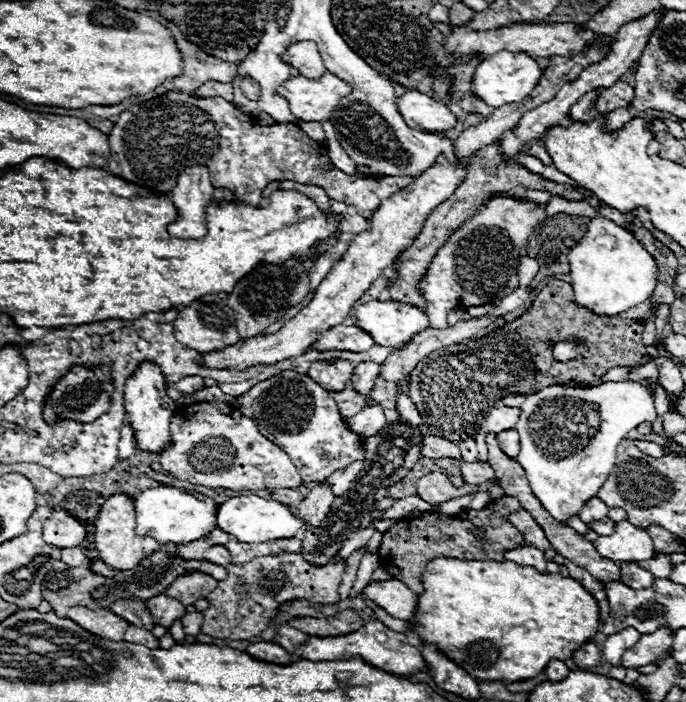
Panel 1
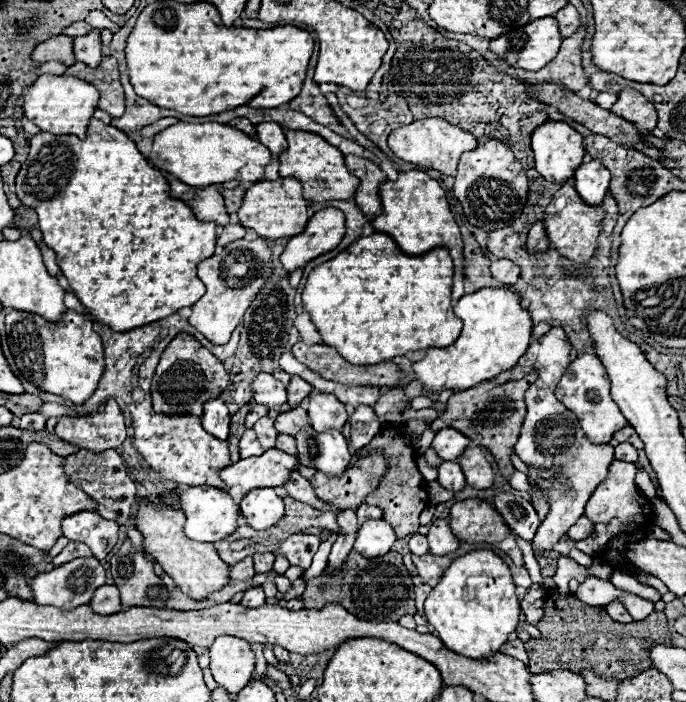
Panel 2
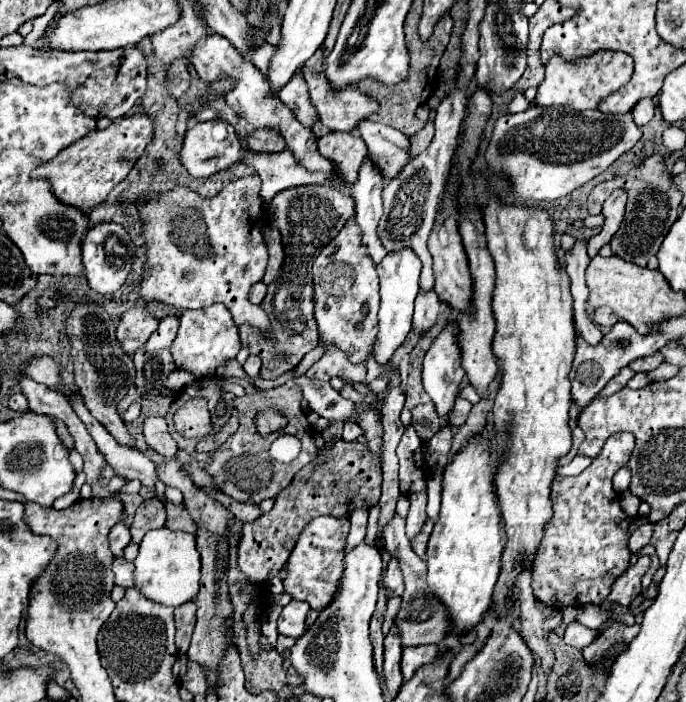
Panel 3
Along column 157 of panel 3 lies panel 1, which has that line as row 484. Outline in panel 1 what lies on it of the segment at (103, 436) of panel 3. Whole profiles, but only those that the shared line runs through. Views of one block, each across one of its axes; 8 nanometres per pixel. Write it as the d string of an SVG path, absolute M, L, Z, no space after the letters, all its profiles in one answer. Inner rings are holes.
M460 462L460 470L462 470L462 480L464 484L484 484L486 480L494 478L494 468L490 464L482 464L482 462Z

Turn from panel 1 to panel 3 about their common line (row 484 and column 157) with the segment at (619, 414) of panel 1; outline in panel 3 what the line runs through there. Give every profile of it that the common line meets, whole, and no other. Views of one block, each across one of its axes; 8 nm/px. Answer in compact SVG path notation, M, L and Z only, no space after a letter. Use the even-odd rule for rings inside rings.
M160 528L152 530L140 542L140 554L134 560L136 588L150 600L164 606L180 606L198 594L200 586L200 554L196 550L194 534Z

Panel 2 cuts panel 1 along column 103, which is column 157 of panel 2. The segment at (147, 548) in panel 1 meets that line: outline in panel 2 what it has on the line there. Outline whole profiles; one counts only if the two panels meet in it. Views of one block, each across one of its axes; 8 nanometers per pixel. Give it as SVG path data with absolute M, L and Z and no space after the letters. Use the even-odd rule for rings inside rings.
M142 502L136 516L136 528L144 536L146 552L158 560L158 564L164 568L164 572L168 572L174 578L174 582L182 588L182 592L202 602L230 582L230 566L220 560L214 544L190 540L184 534L184 522L186 516L180 510L172 510L168 506L150 502Z

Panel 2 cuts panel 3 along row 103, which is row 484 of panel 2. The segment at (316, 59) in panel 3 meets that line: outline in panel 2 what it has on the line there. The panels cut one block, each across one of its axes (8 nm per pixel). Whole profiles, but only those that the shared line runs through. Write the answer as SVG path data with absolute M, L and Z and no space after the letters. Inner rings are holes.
M374 450L366 452L360 460L352 460L350 468L342 478L328 478L316 472L310 478L310 484L314 486L316 496L332 504L334 508L356 510L356 506L364 504L366 496L376 488L386 468L388 464L384 454L380 450Z

